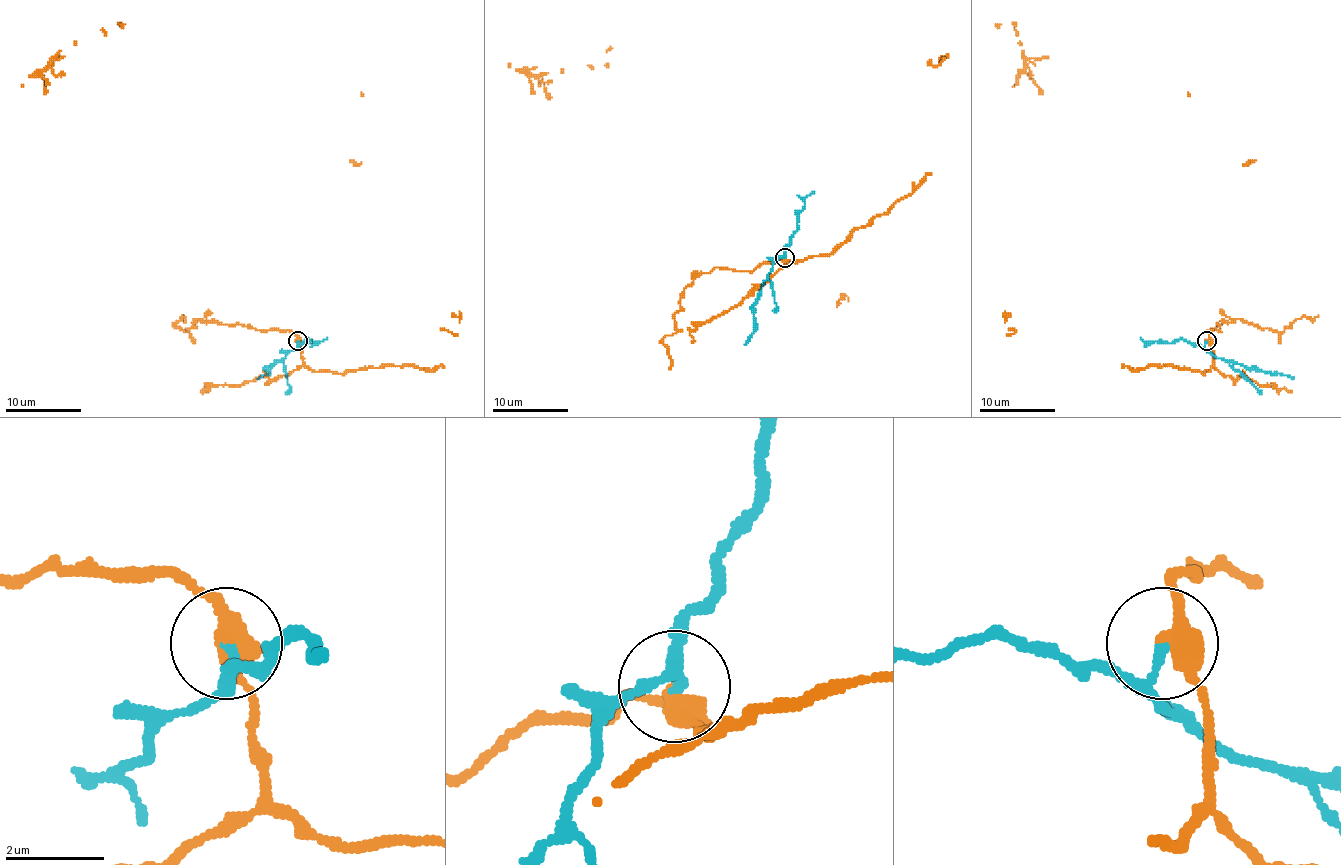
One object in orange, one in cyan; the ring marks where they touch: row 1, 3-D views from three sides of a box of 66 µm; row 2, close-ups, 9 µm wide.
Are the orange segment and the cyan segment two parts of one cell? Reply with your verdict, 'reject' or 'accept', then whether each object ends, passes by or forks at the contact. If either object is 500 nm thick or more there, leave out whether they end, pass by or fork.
reject; orange passes by; cyan passes by

